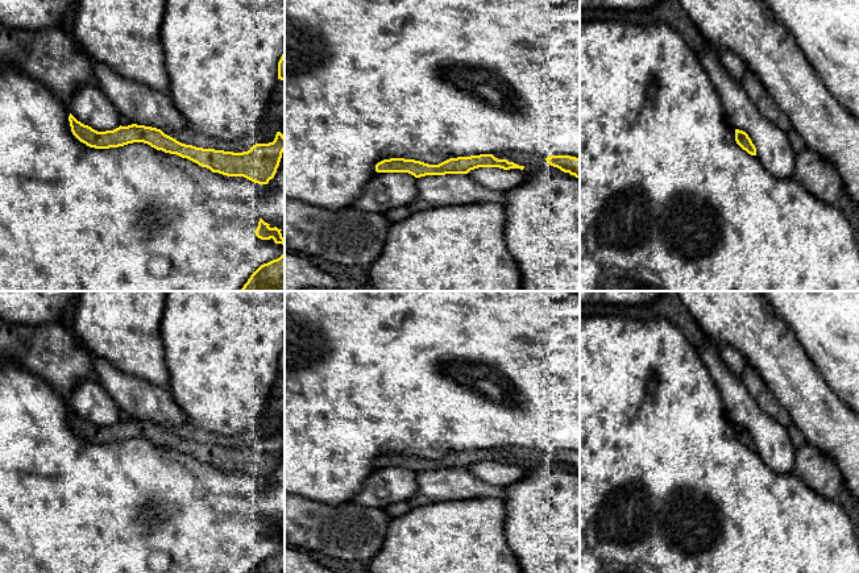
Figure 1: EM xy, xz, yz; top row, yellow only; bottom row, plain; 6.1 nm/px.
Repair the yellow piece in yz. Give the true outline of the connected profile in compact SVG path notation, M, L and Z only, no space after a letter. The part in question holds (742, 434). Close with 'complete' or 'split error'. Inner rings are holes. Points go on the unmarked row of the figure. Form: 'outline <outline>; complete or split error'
outline M735 424L735 436L748 449L756 450L756 443L746 427Z; complete

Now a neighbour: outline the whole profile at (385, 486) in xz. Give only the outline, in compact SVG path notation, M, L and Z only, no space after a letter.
M378 468L364 487L348 502L379 506L406 502L416 494L416 473L408 468Z

